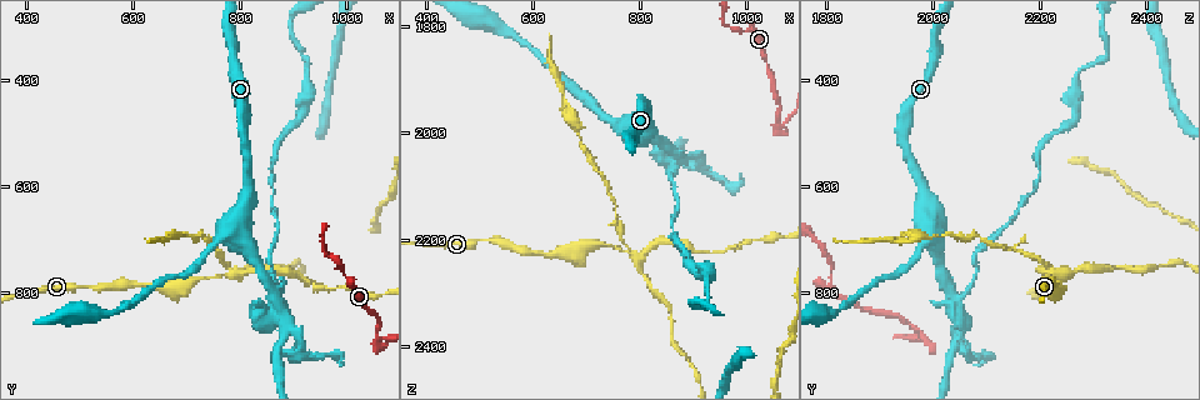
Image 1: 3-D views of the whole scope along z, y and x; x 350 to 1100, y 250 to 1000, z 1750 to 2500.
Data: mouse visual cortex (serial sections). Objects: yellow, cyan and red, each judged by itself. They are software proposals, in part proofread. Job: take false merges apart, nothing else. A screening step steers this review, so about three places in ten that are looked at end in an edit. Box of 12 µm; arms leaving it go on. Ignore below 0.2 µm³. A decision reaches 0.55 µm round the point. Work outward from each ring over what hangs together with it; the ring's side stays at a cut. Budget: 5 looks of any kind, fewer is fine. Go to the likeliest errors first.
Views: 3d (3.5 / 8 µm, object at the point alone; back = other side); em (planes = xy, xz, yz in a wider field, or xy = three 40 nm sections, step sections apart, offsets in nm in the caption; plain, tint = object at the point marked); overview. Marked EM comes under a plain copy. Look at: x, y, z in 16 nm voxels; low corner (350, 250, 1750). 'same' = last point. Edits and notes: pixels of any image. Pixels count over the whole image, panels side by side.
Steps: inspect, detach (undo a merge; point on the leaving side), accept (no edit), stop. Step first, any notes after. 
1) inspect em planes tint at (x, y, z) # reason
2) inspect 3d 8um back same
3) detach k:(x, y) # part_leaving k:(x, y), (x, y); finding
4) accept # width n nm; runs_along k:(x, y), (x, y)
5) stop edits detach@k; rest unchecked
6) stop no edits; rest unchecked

inspect 3d 3.5um at (1055, 890, 1990) # sharp bend

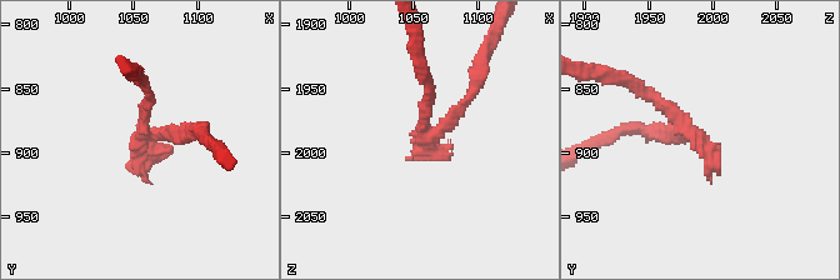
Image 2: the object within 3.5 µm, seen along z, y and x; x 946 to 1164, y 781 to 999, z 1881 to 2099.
inspect em planes tint at (1060, 886, 1990) # need the tissue

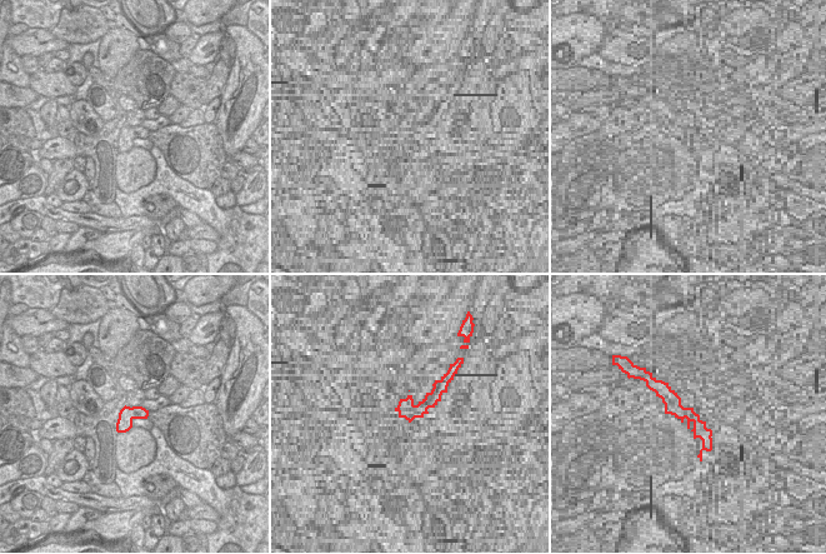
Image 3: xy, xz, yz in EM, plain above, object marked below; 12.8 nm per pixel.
detach 2:(184, 139) # border 3:(133, 408), (130, 410), (131, 419); two cells meet here

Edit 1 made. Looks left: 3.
inspect overview # see it whole again

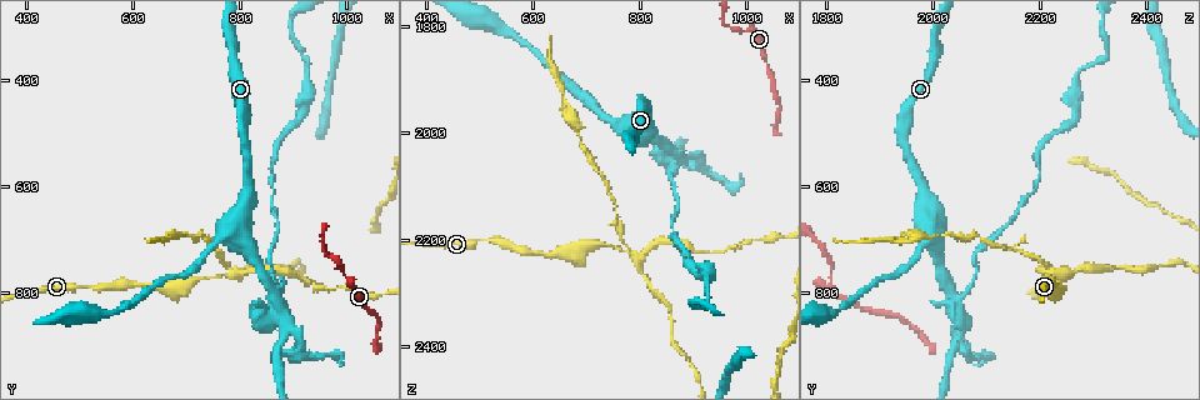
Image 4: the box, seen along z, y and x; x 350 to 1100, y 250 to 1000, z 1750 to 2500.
inspect 3d 3.5um at (790, 765, 2230) # thin neck

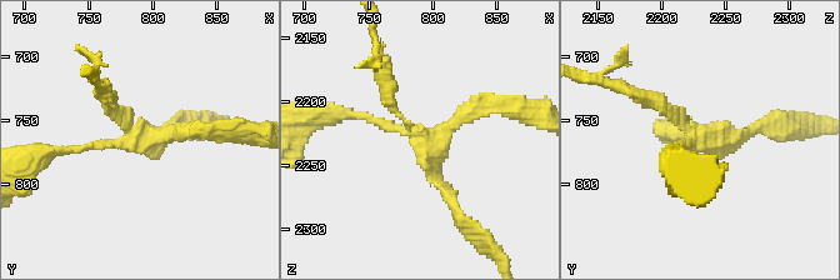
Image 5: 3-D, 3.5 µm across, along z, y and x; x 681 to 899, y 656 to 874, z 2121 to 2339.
inspect em xy step 1 tint at (794, 764, 2230)

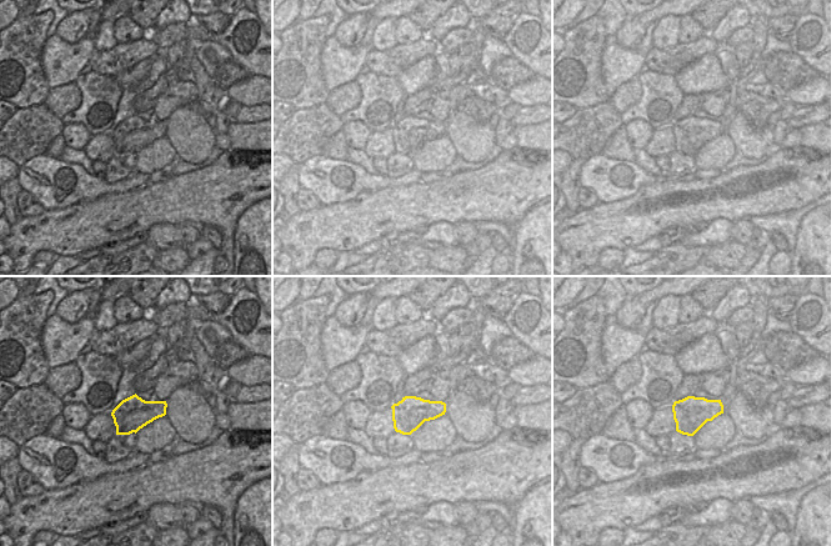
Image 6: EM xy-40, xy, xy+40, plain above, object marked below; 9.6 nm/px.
detach 5:(758, 129) # width 320 nm; border 6:(155, 404), (131, 410), (116, 432); a second cell is stuck on

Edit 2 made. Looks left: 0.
stop edits detach@2, detach@5; rest unchecked

